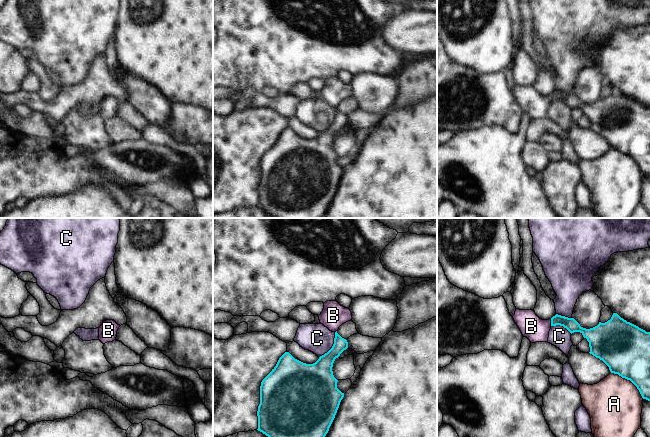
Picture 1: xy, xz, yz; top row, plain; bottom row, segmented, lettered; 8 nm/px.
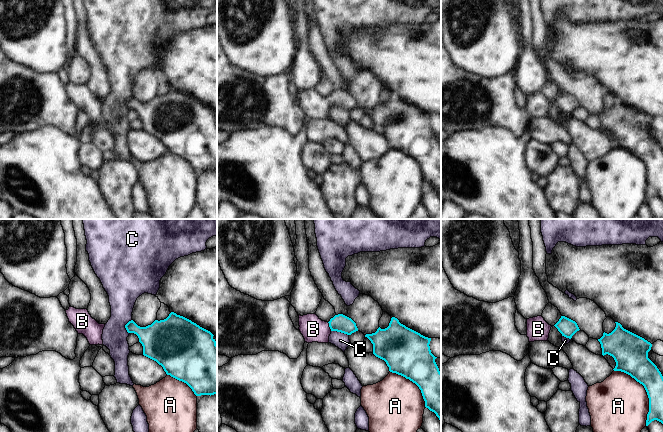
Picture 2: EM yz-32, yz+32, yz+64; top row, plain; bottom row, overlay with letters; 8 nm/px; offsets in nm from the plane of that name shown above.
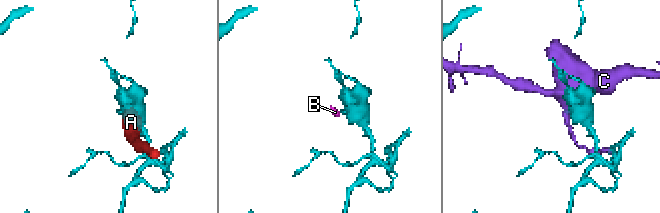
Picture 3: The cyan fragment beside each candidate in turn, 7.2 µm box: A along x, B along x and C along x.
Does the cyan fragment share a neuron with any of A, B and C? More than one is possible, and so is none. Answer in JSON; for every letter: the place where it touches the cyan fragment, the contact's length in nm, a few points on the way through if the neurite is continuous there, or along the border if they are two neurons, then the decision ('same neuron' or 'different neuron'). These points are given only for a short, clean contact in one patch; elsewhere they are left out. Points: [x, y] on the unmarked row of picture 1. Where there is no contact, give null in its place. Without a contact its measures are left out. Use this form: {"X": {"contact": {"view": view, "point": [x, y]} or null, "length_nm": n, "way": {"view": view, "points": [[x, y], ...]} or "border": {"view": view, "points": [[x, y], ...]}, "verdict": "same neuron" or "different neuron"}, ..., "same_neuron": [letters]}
{"A": {"contact": {"view": "yz", "point": [629, 155]}, "length_nm": 340, "verdict": "different neuron"}, "B": {"contact": {"view": "yz", "point": [551, 98]}, "length_nm": 60, "way": {"view": "yz", "points": [[570, 100], [564, 97], [551, 98], [544, 102], [531, 102]]}, "verdict": "same neuron"}, "C": {"contact": {"view": "xz", "point": [332, 122]}, "length_nm": 240, "verdict": "different neuron"}, "same_neuron": ["B"]}

